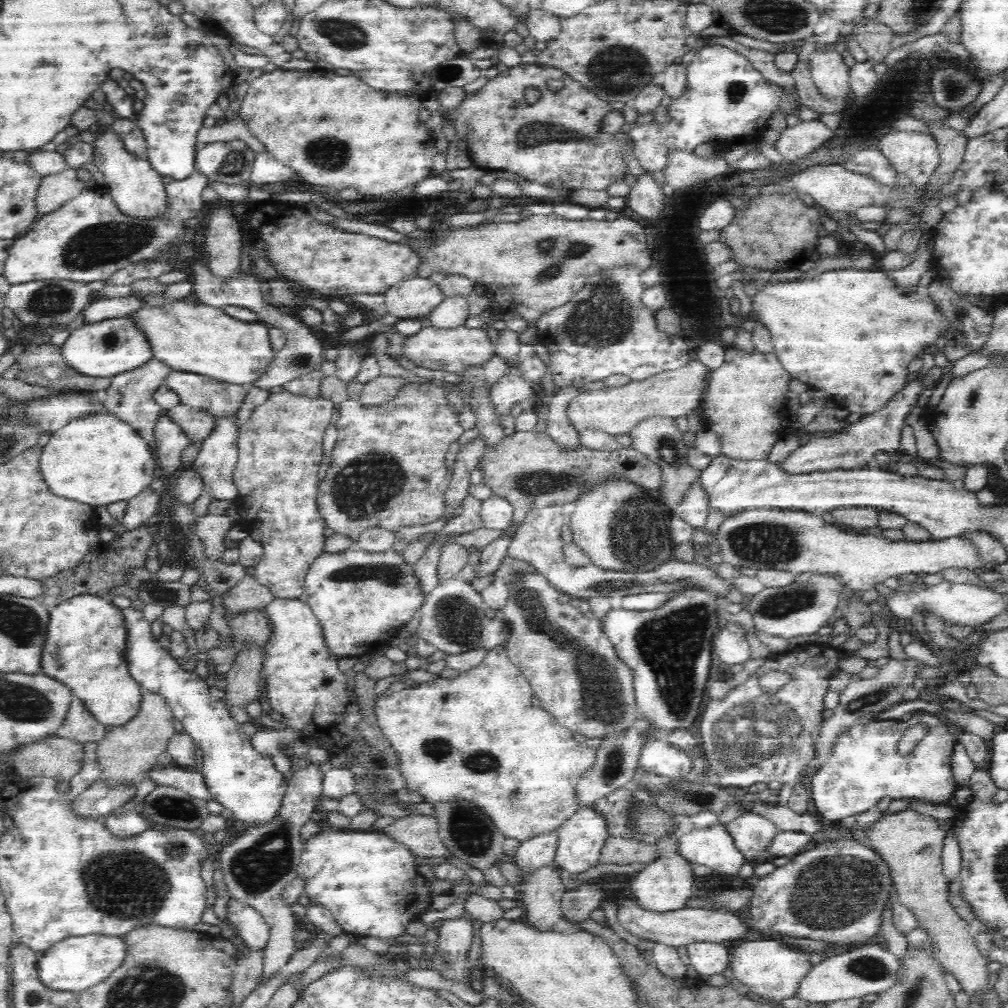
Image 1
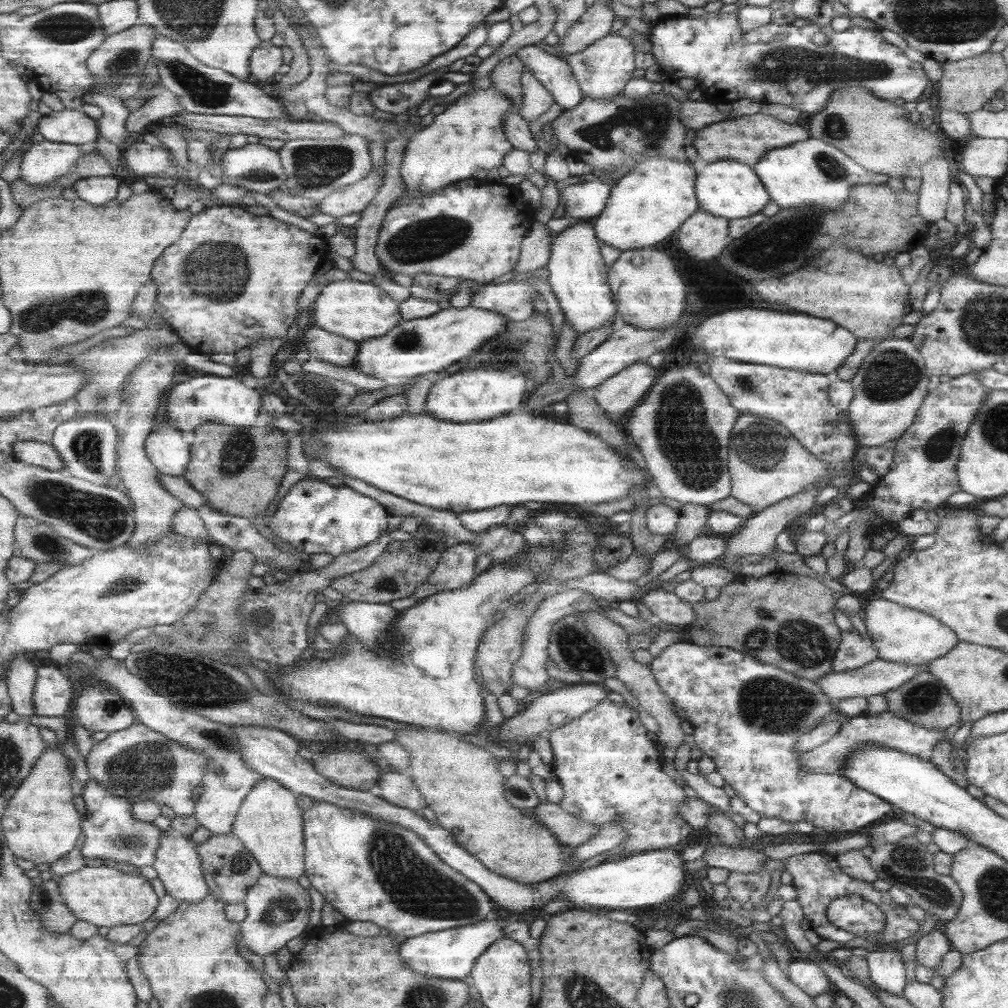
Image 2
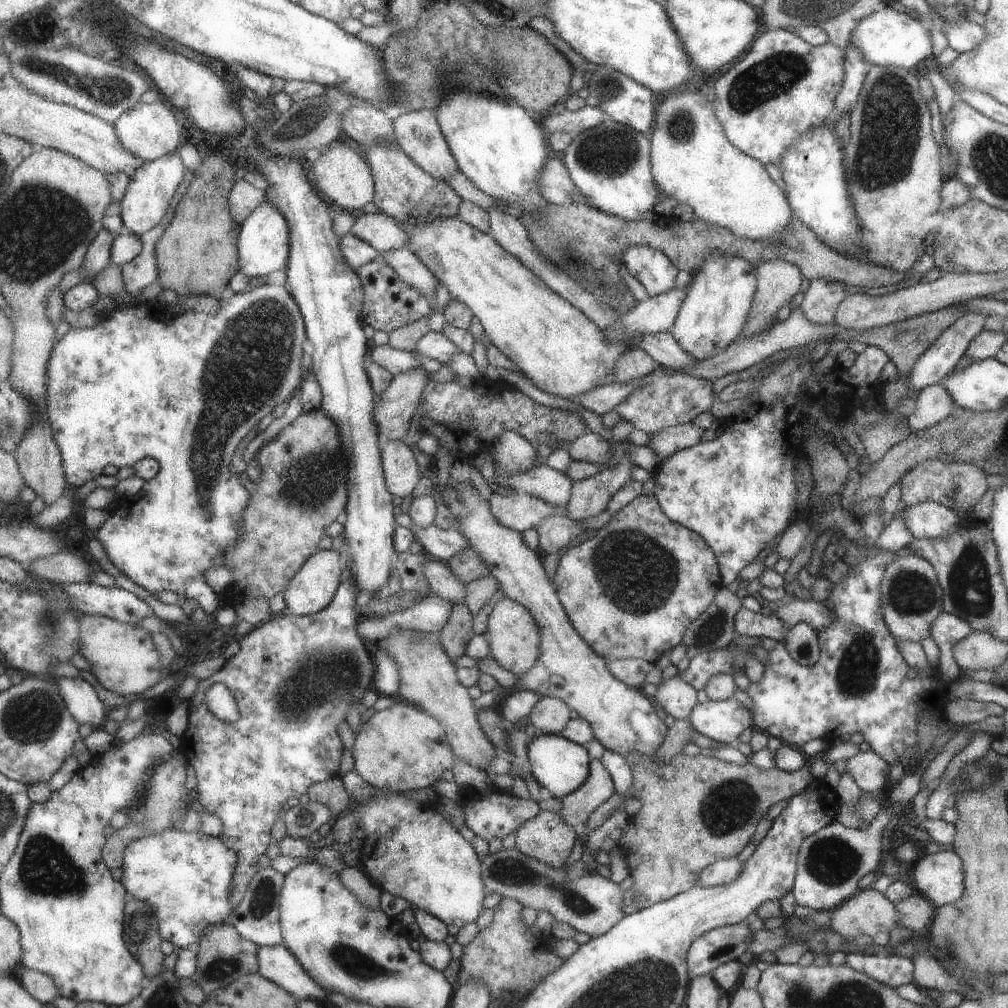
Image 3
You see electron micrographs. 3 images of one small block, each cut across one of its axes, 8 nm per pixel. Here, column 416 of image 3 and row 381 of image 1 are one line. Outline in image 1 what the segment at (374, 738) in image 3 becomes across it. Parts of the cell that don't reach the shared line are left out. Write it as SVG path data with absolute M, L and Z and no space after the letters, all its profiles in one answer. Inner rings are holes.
M733 346L725 349L722 366L708 374L702 406L705 427L718 435L724 457L736 461L769 458L776 442L790 433L784 426L788 418L784 398L792 379L773 352L745 352Z

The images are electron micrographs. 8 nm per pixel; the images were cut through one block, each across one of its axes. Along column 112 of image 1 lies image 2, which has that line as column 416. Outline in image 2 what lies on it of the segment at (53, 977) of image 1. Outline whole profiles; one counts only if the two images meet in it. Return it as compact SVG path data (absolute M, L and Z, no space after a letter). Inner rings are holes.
M497 917L472 922L470 925L458 926L436 933L425 933L402 943L401 960L405 968L411 968L417 974L425 974L429 978L457 978L464 980L472 972L477 958L484 954L490 945L502 938L503 920Z

